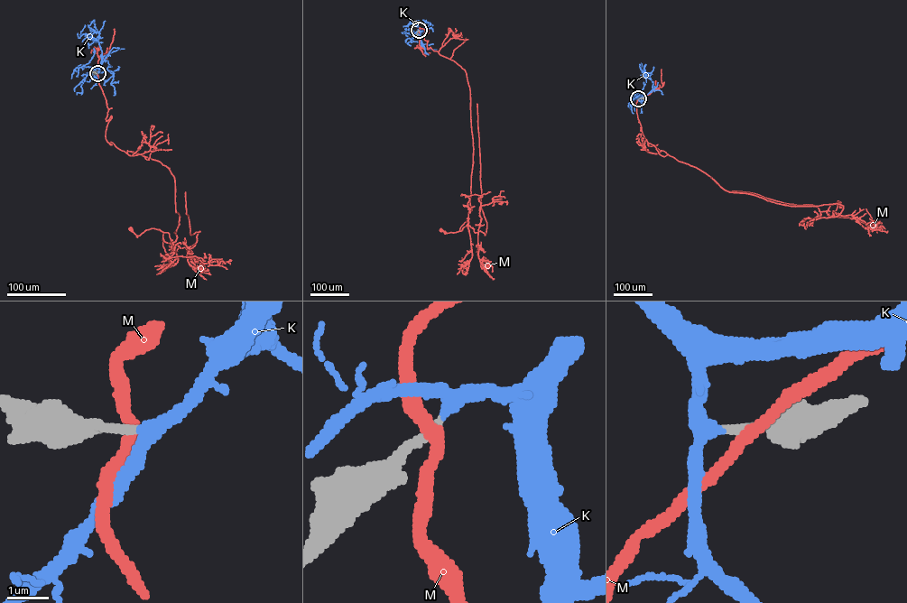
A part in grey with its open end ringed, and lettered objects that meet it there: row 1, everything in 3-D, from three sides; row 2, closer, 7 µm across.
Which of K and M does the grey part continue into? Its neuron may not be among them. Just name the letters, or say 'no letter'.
K

